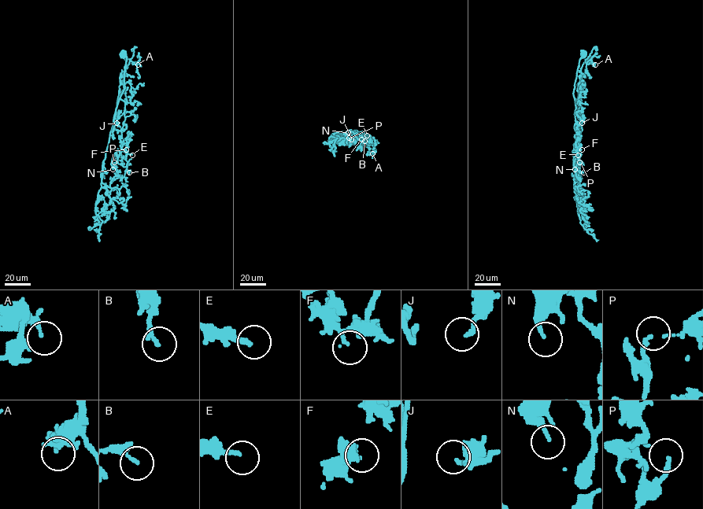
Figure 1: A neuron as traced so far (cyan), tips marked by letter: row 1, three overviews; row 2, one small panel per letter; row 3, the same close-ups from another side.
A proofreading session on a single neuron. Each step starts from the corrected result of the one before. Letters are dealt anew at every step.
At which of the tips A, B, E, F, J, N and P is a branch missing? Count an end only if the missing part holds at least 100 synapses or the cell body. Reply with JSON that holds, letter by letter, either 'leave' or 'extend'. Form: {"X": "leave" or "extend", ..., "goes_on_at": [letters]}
{"A": "leave", "B": "leave", "E": "leave", "F": "leave", "J": "leave", "N": "leave", "P": "leave", "goes_on_at": []}

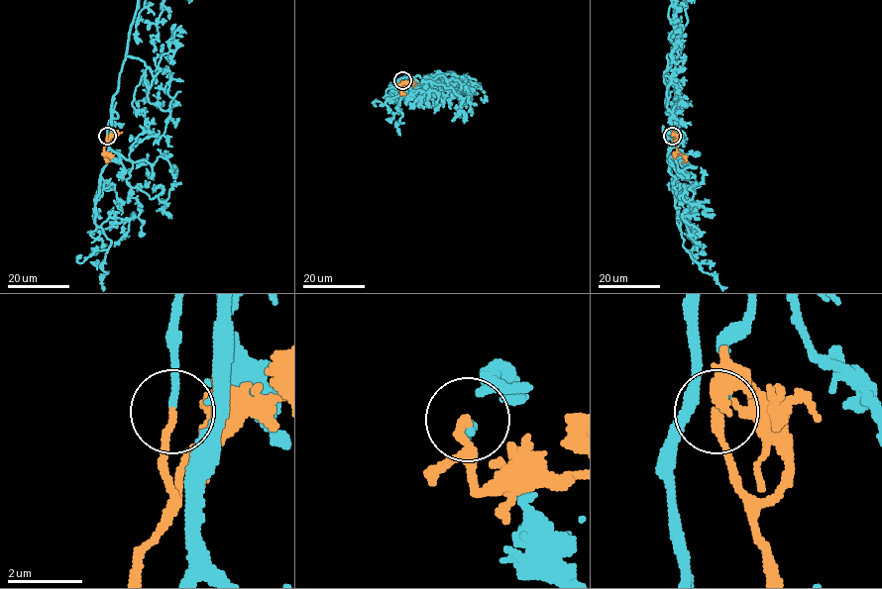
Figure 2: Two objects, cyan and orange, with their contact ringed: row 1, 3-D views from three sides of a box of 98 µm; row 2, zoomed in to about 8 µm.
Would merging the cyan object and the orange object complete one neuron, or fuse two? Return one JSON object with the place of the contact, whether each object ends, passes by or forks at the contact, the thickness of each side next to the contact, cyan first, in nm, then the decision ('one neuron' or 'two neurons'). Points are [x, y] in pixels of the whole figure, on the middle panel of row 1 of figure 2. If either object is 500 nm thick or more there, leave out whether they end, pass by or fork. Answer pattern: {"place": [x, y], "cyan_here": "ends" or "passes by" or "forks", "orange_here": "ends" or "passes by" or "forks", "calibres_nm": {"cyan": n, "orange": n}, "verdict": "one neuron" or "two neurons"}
{"place": [402, 80], "cyan_here": "passes by", "orange_here": "ends", "calibres_nm": {"cyan": 130, "orange": 200}, "verdict": "one neuron"}

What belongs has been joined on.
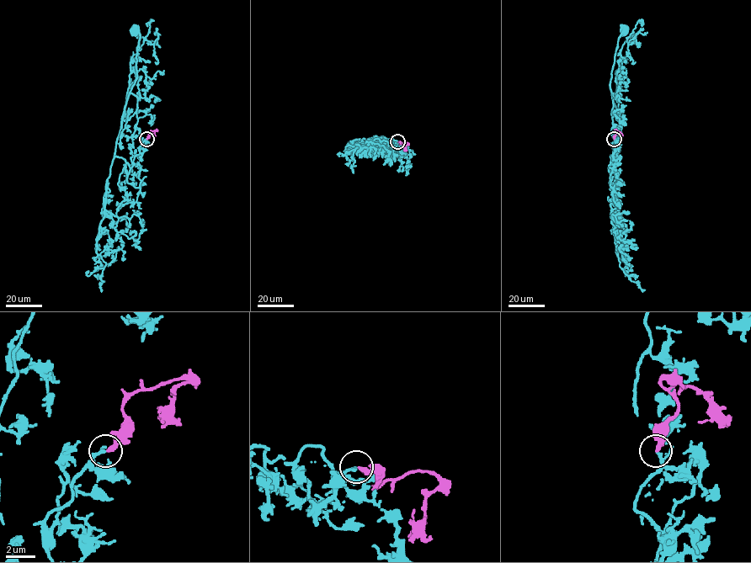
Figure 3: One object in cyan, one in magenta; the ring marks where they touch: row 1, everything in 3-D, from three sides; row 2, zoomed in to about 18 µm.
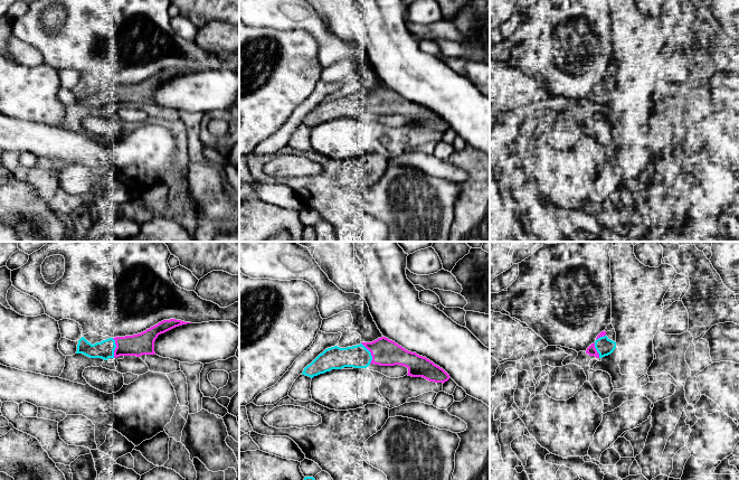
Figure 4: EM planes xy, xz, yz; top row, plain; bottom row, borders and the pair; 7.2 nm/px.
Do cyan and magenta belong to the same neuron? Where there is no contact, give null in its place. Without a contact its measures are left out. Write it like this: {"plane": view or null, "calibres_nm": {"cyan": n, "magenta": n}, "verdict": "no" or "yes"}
{"plane": "xz", "calibres_nm": {"cyan": 160, "magenta": 190}, "verdict": "yes"}

